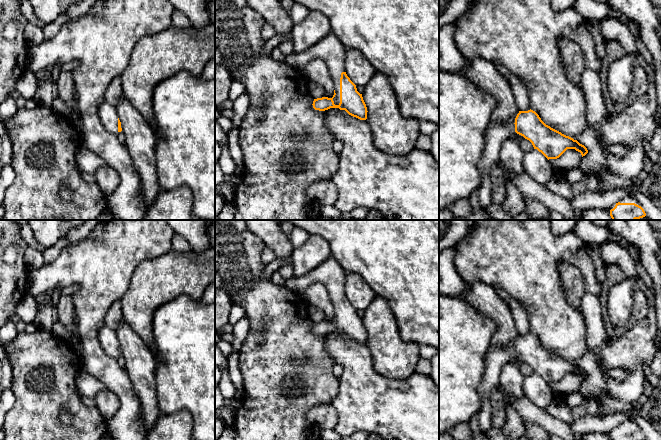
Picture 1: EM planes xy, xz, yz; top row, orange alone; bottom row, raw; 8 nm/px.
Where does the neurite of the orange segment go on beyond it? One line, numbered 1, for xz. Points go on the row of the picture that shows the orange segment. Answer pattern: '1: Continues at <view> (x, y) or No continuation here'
1: Continues at xz (329, 49)

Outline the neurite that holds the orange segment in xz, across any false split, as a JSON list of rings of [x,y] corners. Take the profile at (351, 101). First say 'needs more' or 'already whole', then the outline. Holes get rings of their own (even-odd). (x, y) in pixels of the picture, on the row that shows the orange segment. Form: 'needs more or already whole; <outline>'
needs more; [[[331,31],[319,43],[308,50],[304,52],[293,51],[286,57],[284,62],[303,72],[308,62],[313,59],[322,59],[327,64],[334,83],[334,95],[332,98],[314,99],[313,108],[319,111],[339,108],[353,117],[366,120],[368,111],[362,94],[357,91],[356,85],[345,72],[346,51],[345,46]]]

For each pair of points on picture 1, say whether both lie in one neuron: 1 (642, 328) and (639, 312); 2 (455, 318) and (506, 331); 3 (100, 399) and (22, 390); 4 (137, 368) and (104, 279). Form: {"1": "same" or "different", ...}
{"1": "different", "2": "different", "3": "different", "4": "different"}

